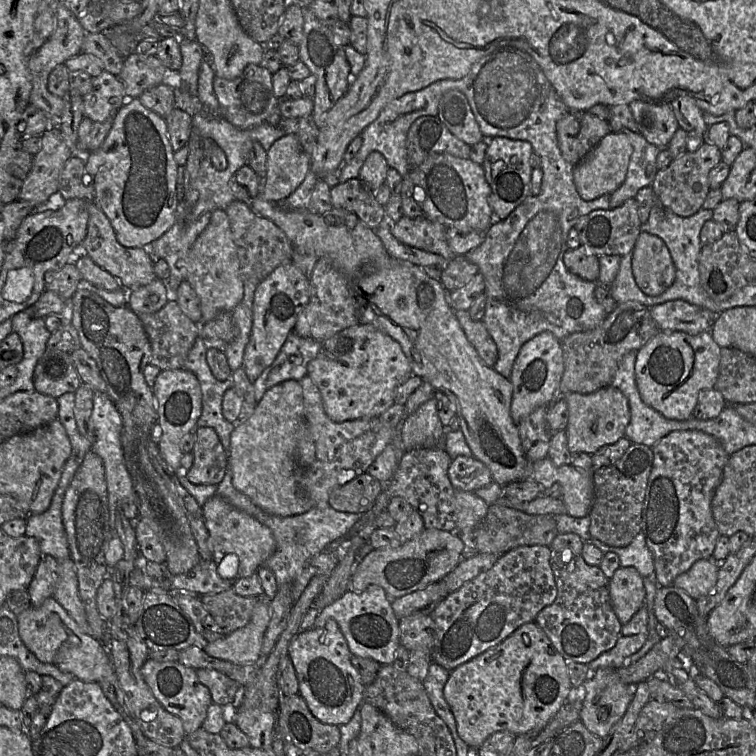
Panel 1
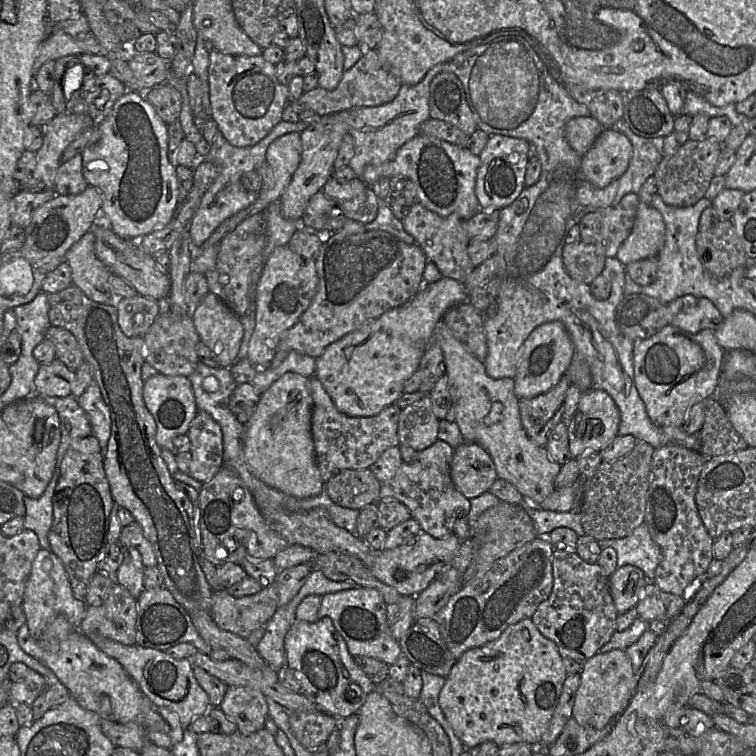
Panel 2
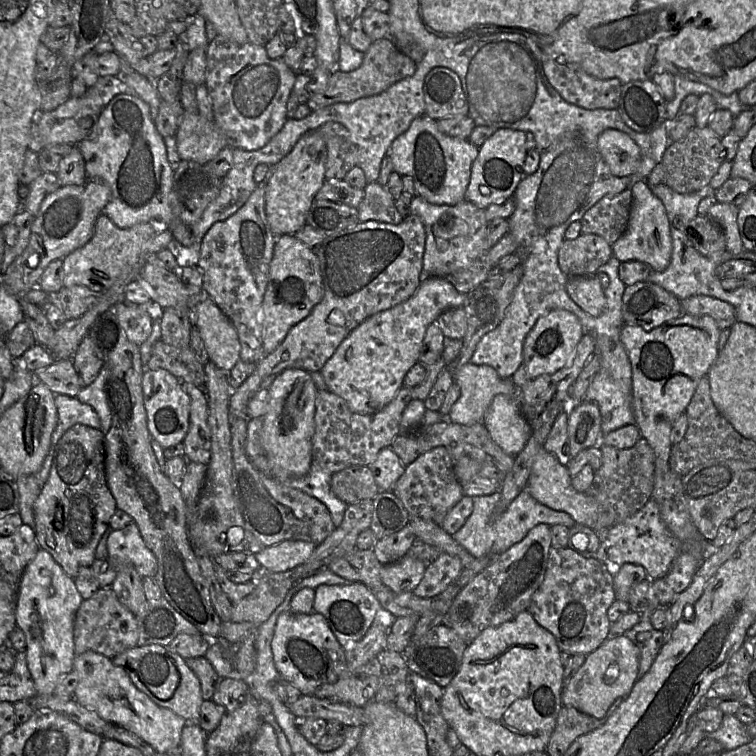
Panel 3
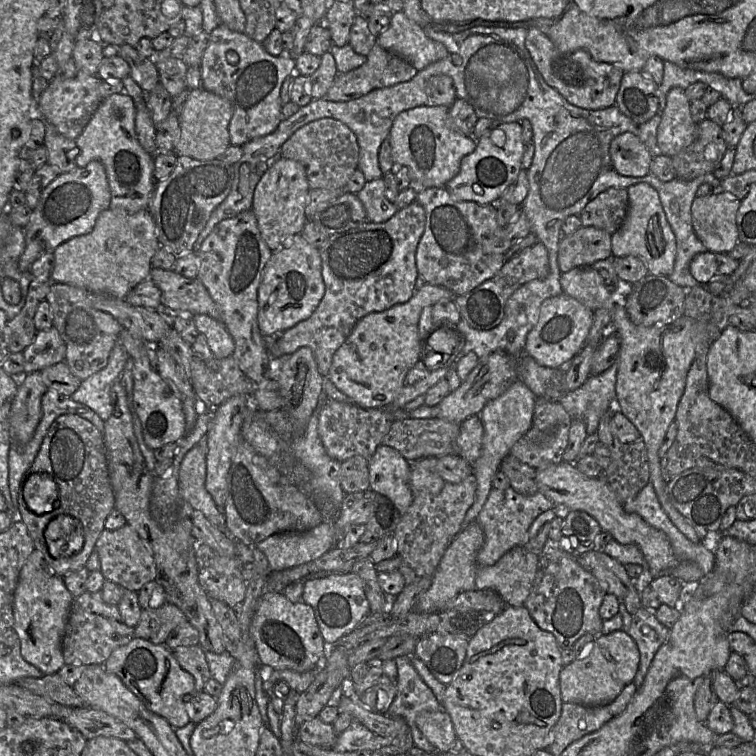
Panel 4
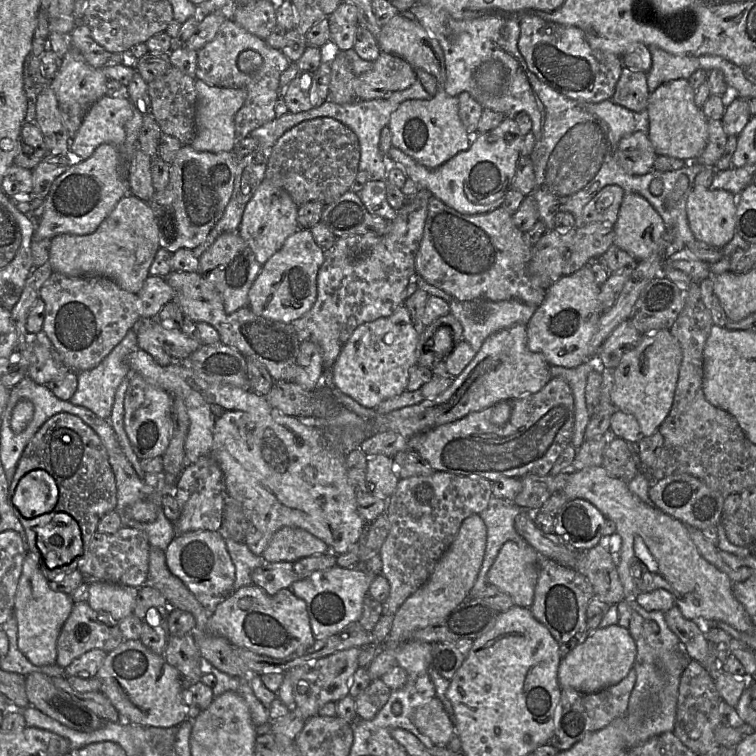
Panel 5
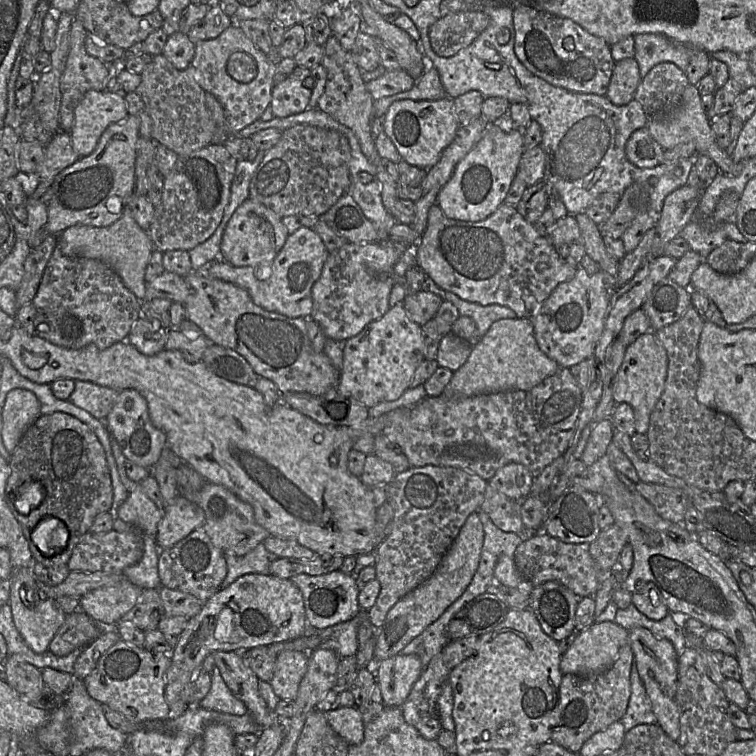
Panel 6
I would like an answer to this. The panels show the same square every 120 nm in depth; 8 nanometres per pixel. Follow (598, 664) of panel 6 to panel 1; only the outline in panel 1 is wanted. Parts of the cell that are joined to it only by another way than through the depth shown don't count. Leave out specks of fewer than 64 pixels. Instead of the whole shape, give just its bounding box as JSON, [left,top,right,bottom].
[580,669,634,738]

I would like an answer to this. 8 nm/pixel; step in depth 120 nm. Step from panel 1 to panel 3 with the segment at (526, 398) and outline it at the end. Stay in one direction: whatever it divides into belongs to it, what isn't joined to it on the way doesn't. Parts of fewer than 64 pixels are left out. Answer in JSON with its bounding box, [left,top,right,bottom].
[523,310,583,380]

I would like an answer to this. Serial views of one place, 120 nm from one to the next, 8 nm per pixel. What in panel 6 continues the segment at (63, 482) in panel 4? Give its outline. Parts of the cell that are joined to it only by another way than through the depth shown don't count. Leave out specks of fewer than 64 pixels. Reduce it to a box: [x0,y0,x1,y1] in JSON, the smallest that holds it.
[6,413,113,567]

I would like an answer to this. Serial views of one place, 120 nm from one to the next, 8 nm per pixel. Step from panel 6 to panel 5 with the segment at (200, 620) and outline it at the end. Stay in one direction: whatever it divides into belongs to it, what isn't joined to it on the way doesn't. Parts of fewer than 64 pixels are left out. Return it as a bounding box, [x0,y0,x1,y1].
[206,584,316,658]

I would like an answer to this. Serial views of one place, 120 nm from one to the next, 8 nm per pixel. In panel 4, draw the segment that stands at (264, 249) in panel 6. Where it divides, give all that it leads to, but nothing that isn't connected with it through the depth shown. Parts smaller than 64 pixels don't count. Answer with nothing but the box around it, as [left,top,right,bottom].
[254,157,311,251]

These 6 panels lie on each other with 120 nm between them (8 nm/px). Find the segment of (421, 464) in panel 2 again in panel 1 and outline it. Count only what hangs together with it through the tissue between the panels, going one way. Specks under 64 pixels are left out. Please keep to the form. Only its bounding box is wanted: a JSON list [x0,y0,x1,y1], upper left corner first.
[366,447,457,532]

